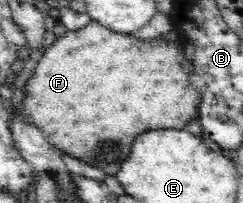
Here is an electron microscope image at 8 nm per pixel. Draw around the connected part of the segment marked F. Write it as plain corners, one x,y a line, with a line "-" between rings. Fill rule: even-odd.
91,19
85,27
79,31
67,30
56,41
47,47
37,58
38,66
35,68
33,75
29,78
25,86
25,96
21,105
22,111
28,114
30,121
43,131
45,139
54,147
58,153
67,153
91,167
103,170
106,174
117,175
121,164
127,160
127,154
131,150
133,140
149,130
159,130
163,128
175,127
179,130
185,129
187,124
194,118
197,118
199,105
201,104
202,94
191,83
190,76
194,73
193,59
189,60
184,55
184,41
166,39
163,35
157,38
137,38
134,34
121,34
109,30
106,26
99,24
96,20

